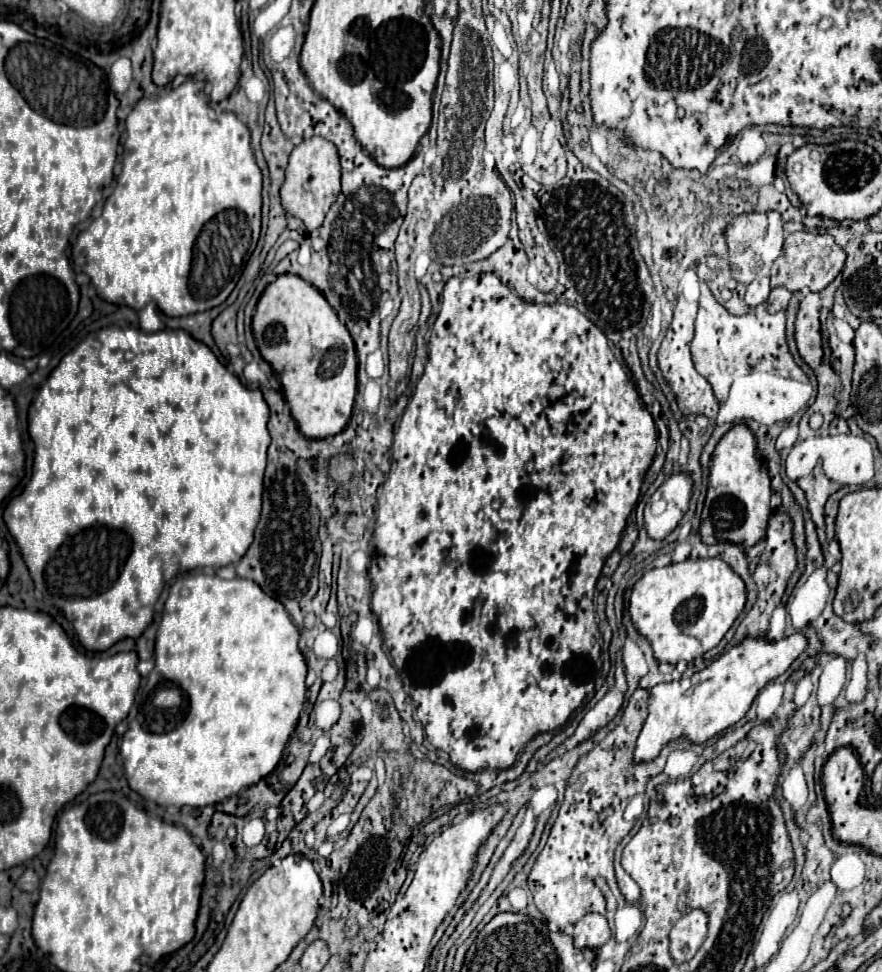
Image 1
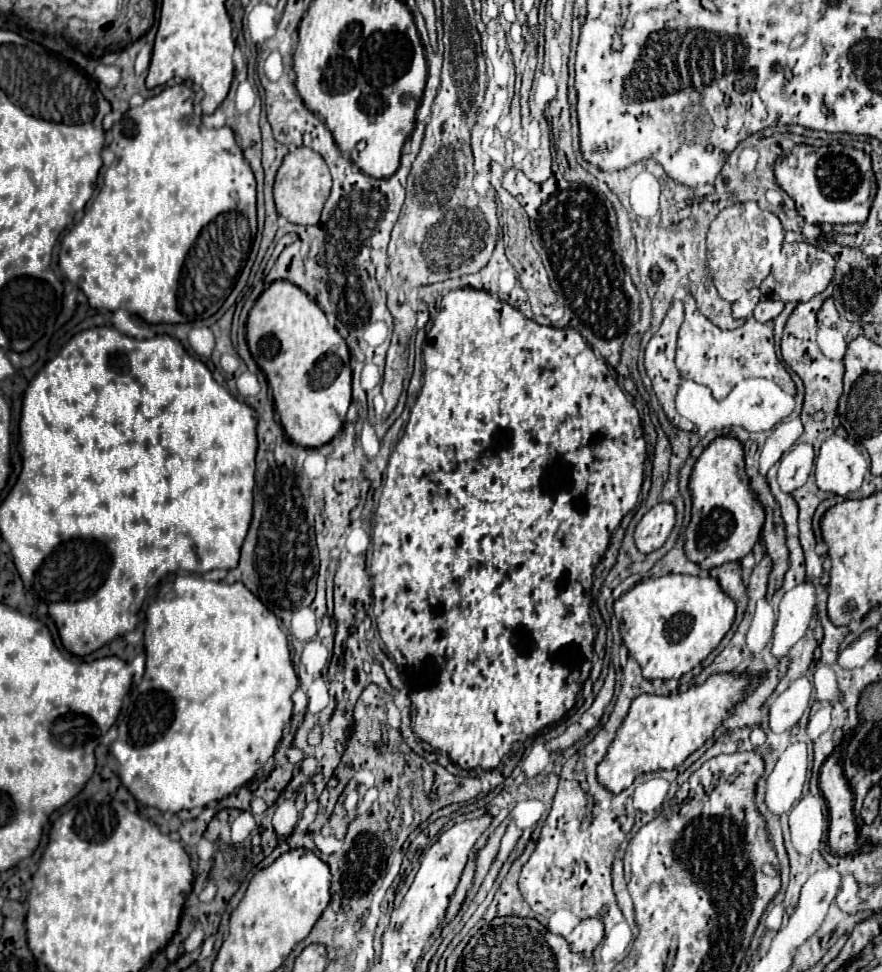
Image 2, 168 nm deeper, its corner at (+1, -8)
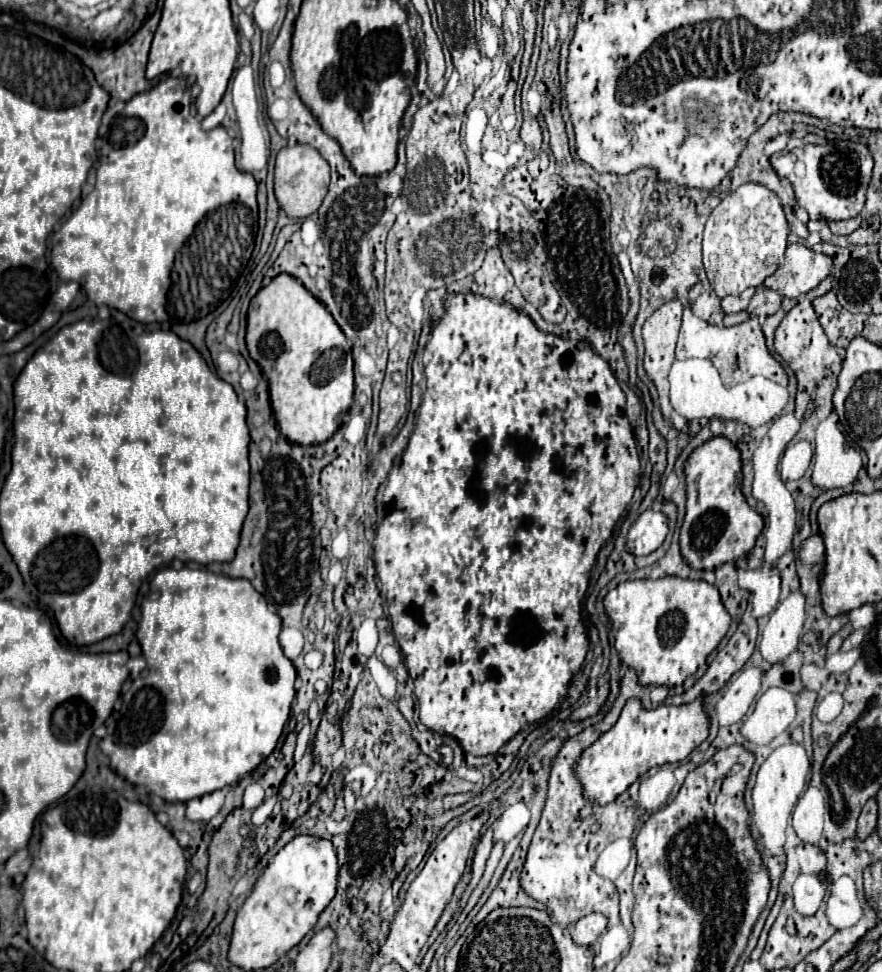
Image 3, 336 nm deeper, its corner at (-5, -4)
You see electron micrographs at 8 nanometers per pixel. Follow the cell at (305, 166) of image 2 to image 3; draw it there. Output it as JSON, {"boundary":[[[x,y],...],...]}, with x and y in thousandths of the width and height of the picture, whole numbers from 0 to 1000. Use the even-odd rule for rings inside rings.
{"boundary":[[[347,148],[324,150],[313,160],[313,177],[311,177],[311,198],[317,214],[327,224],[347,224],[363,214],[372,198],[372,167],[363,163],[363,156]]]}

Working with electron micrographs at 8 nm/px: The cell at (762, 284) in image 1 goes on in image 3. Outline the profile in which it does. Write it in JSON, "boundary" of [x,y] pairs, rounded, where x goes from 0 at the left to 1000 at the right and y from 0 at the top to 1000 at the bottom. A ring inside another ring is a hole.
{"boundary":[[[855,296],[844,298],[839,305],[823,305],[823,307],[819,309],[819,319],[825,321],[825,323],[828,323],[828,321],[841,321],[841,319],[846,319],[853,302],[855,302]]]}

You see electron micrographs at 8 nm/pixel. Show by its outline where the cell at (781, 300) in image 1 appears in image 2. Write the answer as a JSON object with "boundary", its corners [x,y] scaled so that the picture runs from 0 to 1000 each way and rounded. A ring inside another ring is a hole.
{"boundary":[[[864,309],[857,319],[855,319],[855,327],[859,331],[873,331],[878,329],[884,321],[889,319],[889,311],[878,311],[878,309]]]}

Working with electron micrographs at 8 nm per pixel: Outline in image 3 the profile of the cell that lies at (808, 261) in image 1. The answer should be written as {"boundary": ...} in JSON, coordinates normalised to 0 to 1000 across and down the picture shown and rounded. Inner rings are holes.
{"boundary":[[[893,251],[889,261],[889,272],[866,288],[866,294],[880,298],[884,305],[905,307],[907,302],[914,302],[921,296],[925,296],[941,282],[941,276],[943,276],[943,265],[939,265],[937,261],[927,261],[909,251]]]}

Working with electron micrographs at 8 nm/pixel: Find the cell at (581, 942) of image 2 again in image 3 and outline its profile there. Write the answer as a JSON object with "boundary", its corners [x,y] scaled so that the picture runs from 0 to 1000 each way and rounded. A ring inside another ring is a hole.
{"boundary":[[[667,940],[667,942],[658,944],[653,951],[646,953],[649,967],[655,973],[671,973],[676,969],[676,965],[685,959],[687,949],[689,947],[685,940]]]}

